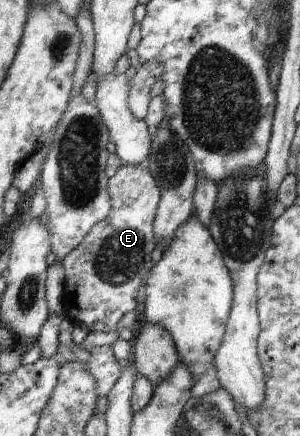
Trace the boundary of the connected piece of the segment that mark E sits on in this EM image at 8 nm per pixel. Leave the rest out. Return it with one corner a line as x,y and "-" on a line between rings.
122,165
120,171
108,179
108,195
112,209
108,217
100,223
96,223
90,233
84,237
84,241
72,249
64,259
64,302
65,317
74,324
86,325
88,331
102,331
108,333
116,329
120,319
126,313
134,312
138,306
138,287
142,281
149,277
153,267
152,251
156,244
154,237
154,218
160,201
160,189
154,177
146,165

